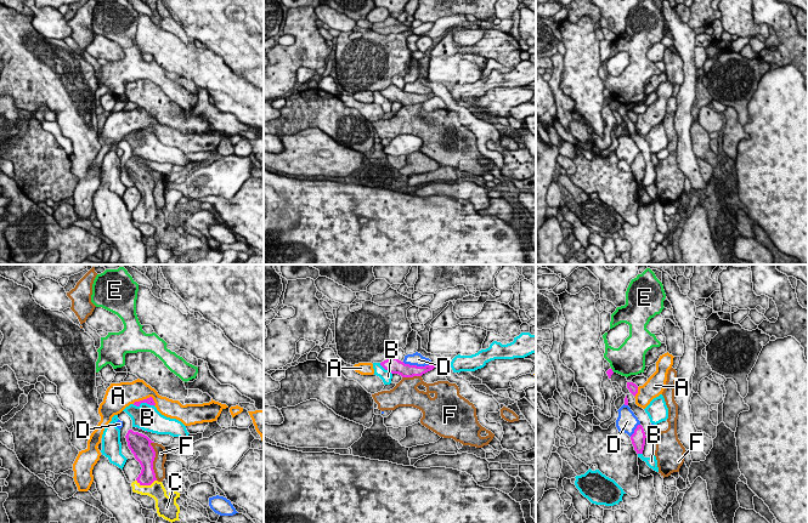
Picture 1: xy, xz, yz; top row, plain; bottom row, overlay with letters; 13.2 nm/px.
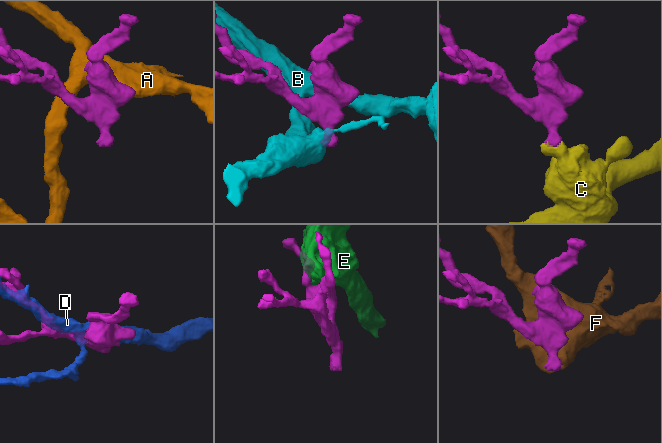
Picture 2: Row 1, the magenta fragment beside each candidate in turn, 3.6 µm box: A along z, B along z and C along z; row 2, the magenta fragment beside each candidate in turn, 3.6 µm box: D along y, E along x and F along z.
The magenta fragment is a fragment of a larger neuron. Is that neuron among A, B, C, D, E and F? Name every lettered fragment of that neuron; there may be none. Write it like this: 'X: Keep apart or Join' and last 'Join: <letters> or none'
A: Keep apart
B: Keep apart
C: Join
D: Keep apart
E: Keep apart
F: Keep apart
Join: C

